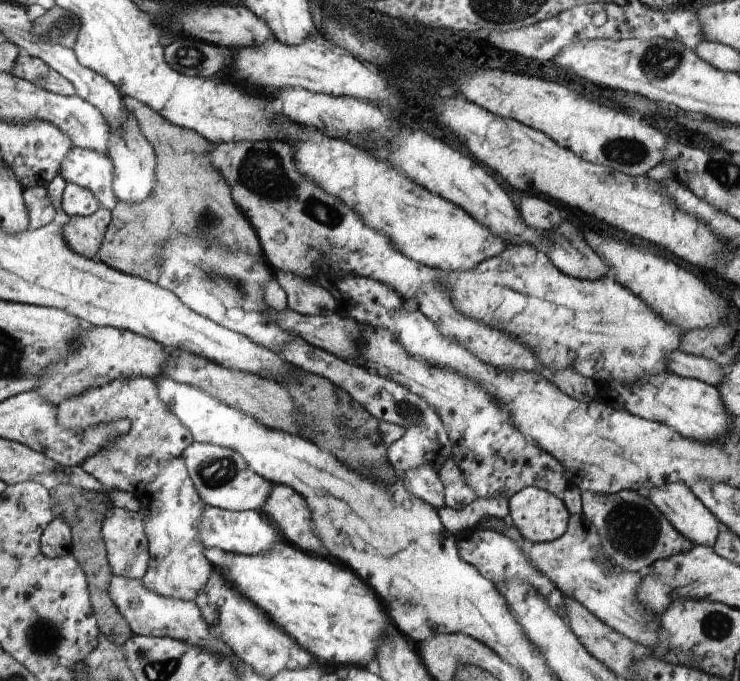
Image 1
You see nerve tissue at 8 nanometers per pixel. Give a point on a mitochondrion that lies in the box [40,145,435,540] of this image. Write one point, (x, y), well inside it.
(357, 440)

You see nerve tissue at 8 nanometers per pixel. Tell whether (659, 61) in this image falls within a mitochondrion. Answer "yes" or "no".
yes

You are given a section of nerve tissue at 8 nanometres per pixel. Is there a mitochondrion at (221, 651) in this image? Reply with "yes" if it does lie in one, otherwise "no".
no

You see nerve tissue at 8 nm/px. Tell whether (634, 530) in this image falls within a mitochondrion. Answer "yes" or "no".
yes

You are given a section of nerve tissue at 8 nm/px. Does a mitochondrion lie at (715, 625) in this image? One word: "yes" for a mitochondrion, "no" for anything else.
yes

